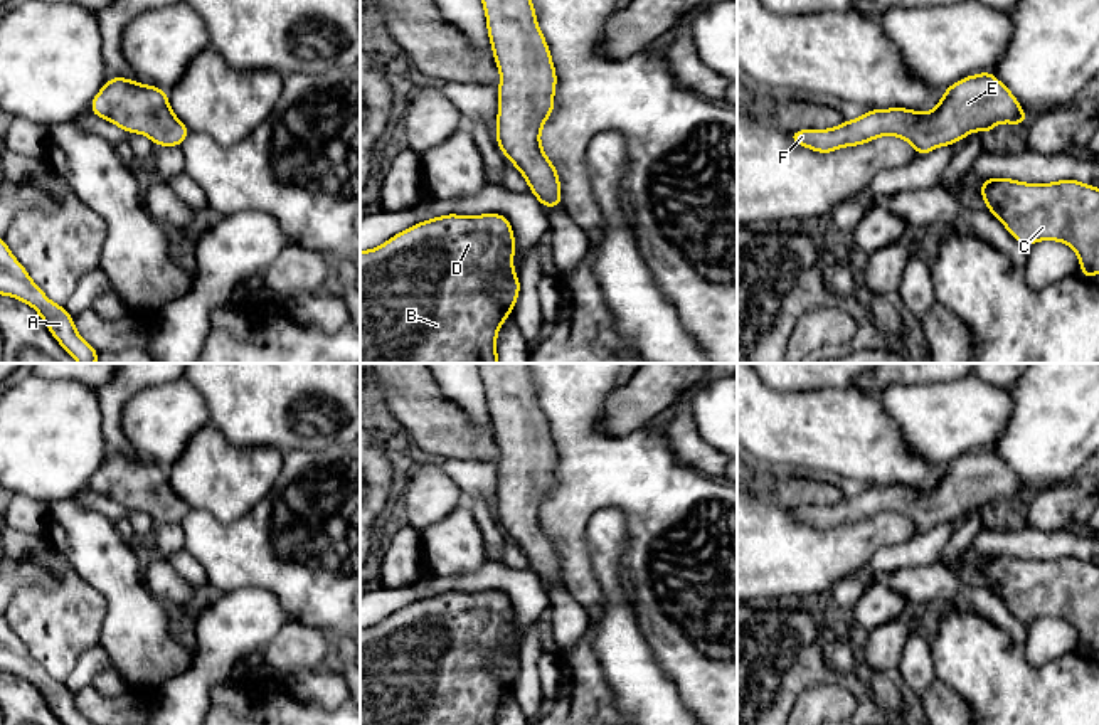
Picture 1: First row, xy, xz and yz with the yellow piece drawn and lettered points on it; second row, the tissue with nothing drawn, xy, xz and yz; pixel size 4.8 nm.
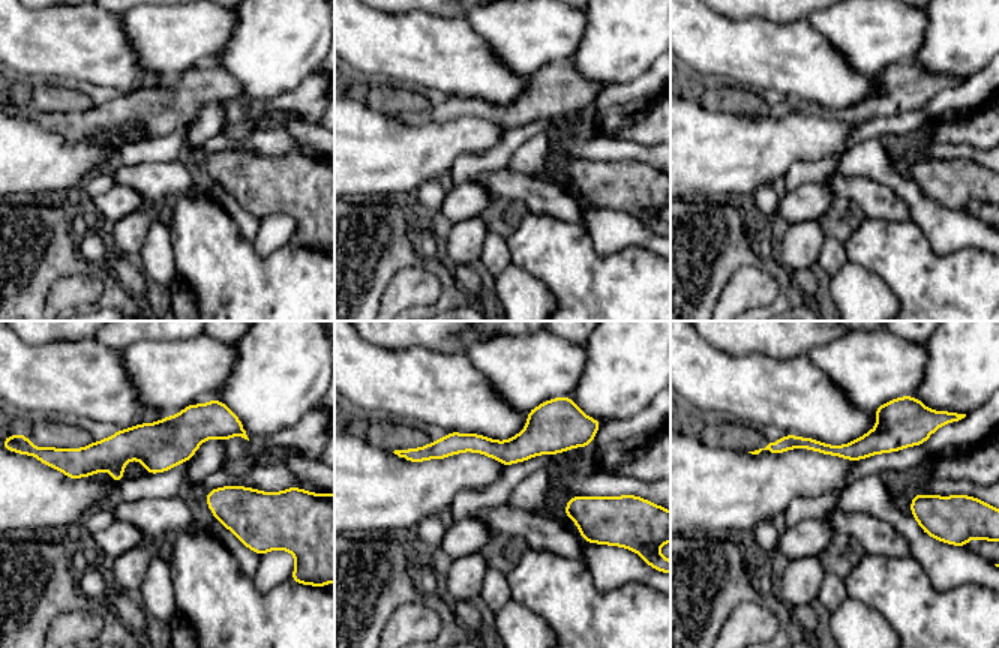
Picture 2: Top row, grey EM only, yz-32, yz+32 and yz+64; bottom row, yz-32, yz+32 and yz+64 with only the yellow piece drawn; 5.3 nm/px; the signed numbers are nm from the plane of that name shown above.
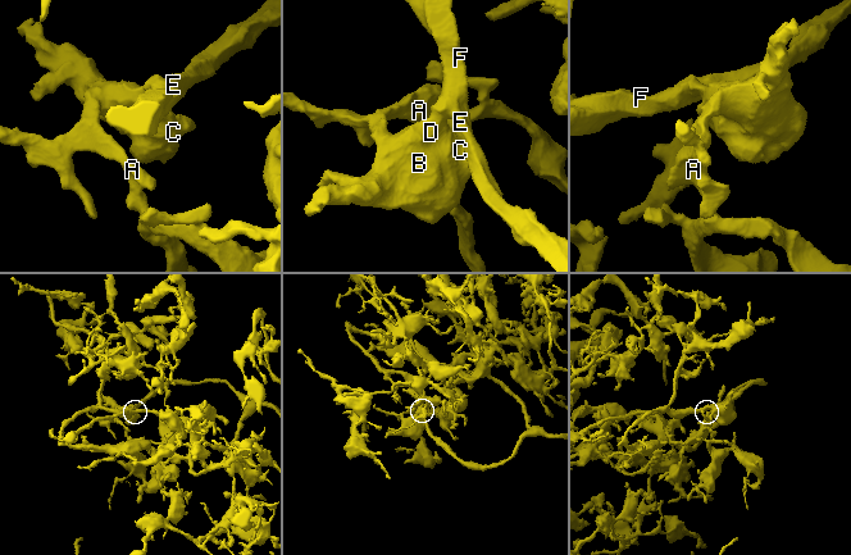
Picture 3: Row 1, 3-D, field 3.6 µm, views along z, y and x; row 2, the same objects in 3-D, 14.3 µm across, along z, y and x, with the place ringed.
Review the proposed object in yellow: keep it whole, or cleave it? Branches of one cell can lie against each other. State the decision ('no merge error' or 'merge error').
no merge error

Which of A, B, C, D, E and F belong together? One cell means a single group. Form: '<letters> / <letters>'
A B C D E F

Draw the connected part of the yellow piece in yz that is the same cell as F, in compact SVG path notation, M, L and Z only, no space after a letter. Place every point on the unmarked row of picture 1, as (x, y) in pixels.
M980 449L951 461L931 490L905 484L868 486L863 493L830 506L789 510L794 521L816 530L858 523L884 511L907 516L919 533L961 518L973 508L990 510L998 500L1025 501L1027 490L993 449Z

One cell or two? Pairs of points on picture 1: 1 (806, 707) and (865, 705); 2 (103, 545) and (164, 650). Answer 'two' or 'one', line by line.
1: two
2: one

